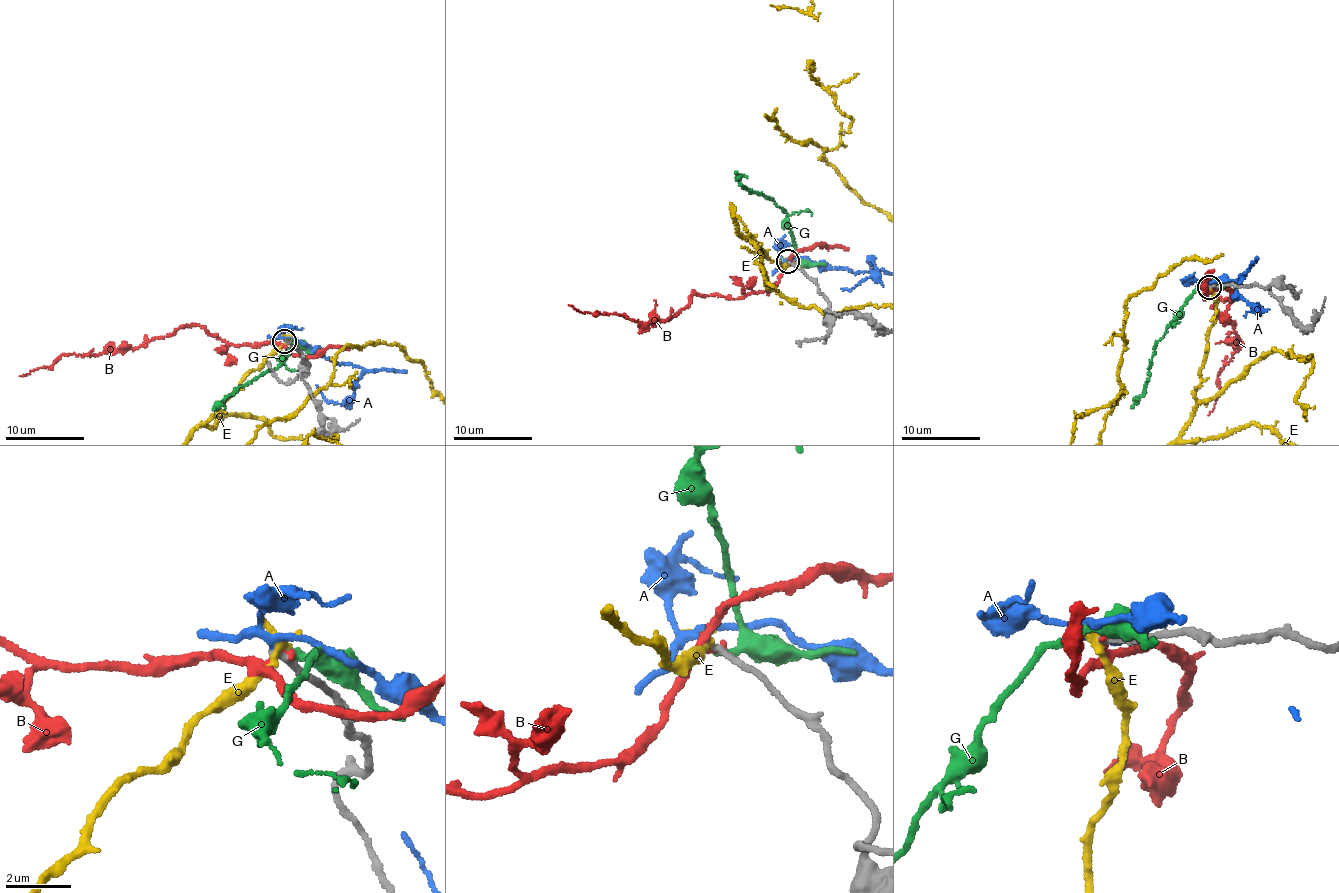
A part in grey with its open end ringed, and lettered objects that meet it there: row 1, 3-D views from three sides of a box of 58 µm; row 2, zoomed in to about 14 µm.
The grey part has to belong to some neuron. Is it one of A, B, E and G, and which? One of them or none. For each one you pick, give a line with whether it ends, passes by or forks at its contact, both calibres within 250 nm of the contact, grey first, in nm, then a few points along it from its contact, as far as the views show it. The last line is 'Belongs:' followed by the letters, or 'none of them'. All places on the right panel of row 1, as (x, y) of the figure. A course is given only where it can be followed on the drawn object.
Belongs: none of them

